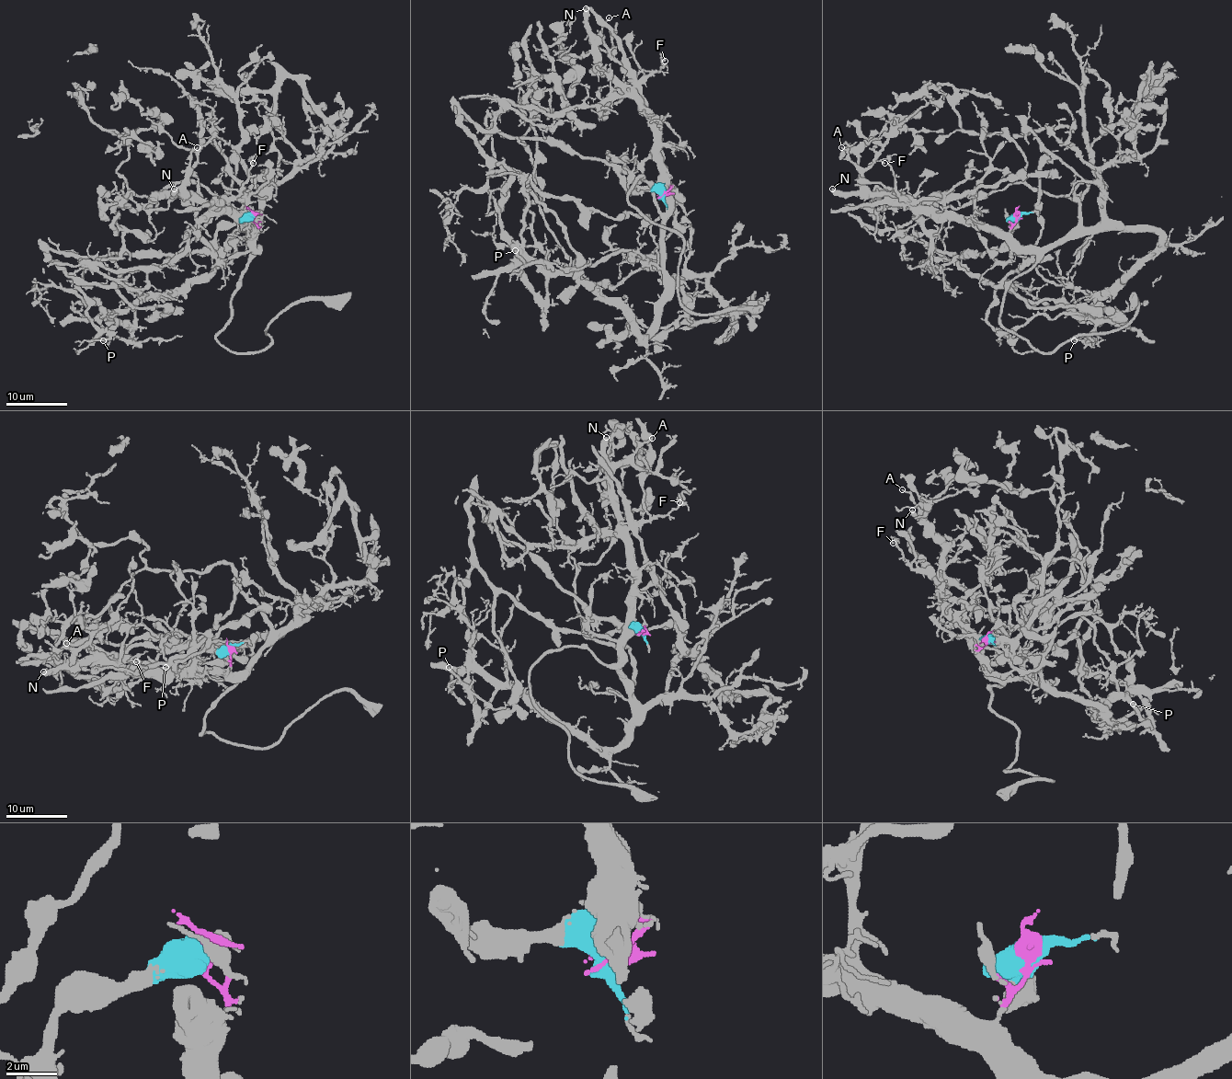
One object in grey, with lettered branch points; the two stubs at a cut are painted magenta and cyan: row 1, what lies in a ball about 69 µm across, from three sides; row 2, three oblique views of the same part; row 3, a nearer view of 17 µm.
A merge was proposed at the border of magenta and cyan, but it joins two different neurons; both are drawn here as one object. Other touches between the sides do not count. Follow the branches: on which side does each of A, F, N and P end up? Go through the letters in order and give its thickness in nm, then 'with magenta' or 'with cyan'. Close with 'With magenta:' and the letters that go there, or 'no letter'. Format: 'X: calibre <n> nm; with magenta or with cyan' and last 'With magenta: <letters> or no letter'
A: calibre 100 nm; with magenta
F: calibre 90 nm; with magenta
N: calibre 600 nm; with magenta
P: calibre 240 nm; with magenta
With magenta: A, F, N, P

